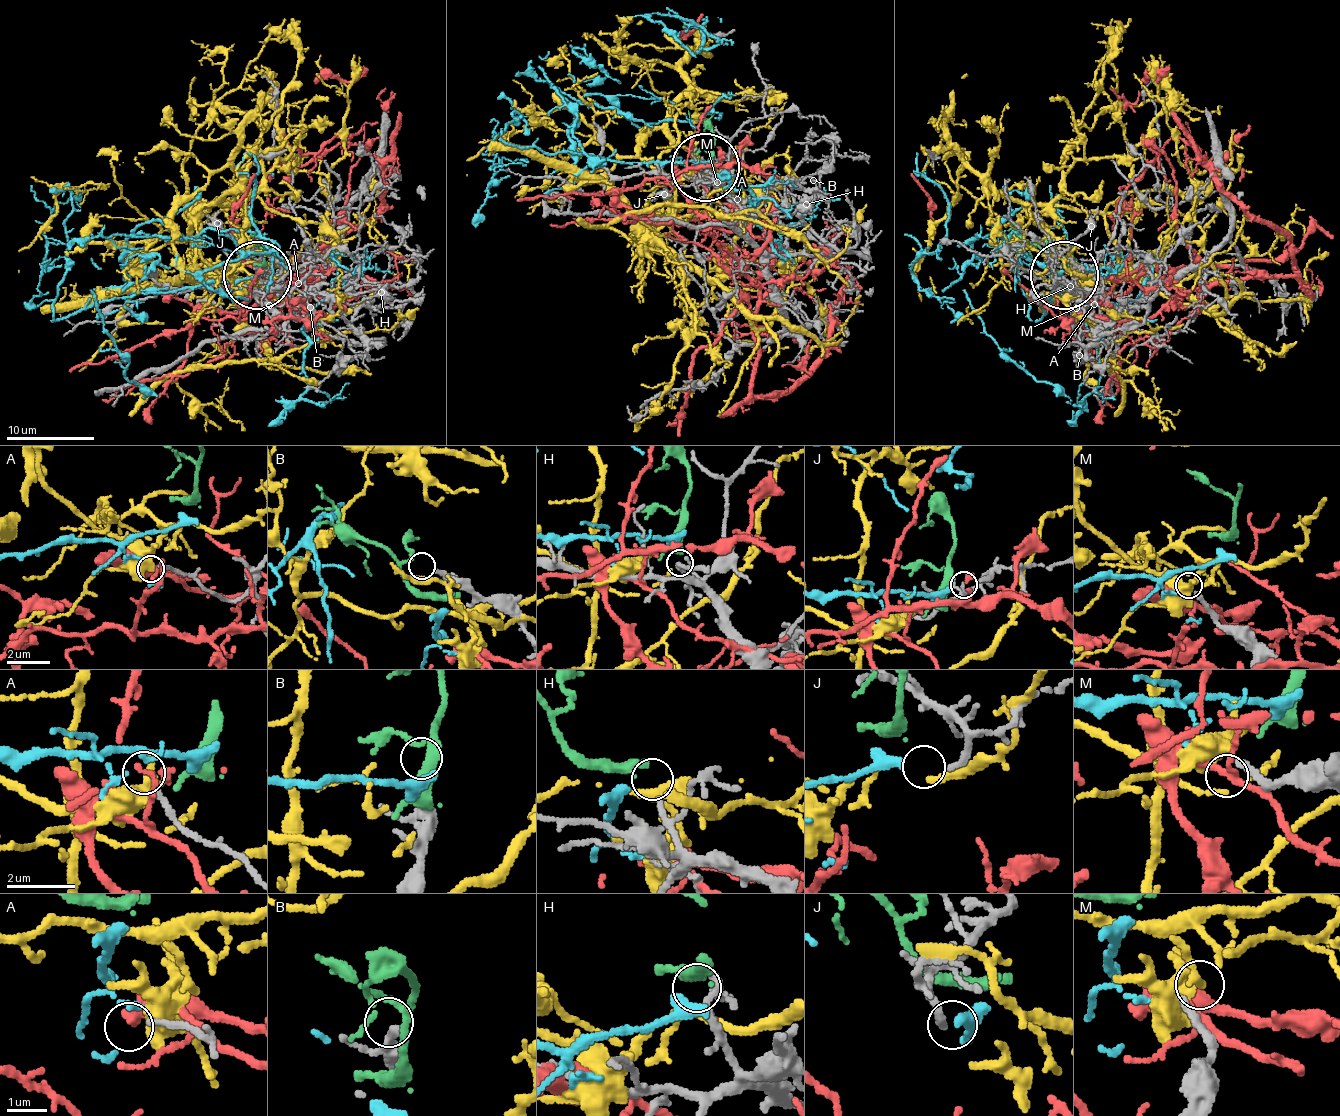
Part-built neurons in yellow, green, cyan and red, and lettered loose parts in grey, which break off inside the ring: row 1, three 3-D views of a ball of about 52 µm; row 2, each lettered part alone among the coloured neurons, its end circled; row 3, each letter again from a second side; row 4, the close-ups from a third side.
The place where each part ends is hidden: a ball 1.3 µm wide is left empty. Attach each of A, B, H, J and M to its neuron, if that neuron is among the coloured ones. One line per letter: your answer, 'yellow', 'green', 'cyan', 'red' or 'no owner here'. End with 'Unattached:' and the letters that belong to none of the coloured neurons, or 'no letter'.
A: no owner here
B: no owner here
H: green
J: cyan
M: yellow
Unattached: A, B

